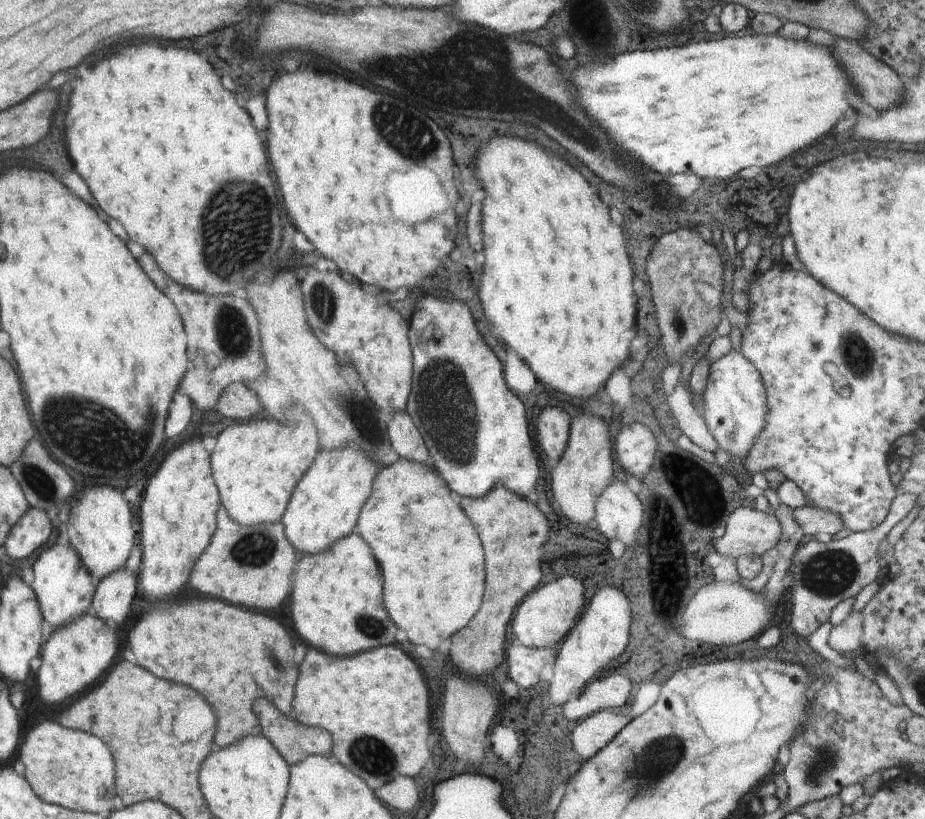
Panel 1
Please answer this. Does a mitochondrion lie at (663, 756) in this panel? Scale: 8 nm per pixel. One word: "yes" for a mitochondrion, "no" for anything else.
yes

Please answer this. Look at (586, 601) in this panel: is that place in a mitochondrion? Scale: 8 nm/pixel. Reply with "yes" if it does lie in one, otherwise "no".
no

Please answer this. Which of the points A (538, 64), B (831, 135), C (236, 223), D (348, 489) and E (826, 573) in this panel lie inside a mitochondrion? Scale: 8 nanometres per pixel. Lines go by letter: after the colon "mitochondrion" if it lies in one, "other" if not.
A: other
B: other
C: mitochondrion
D: other
E: mitochondrion

